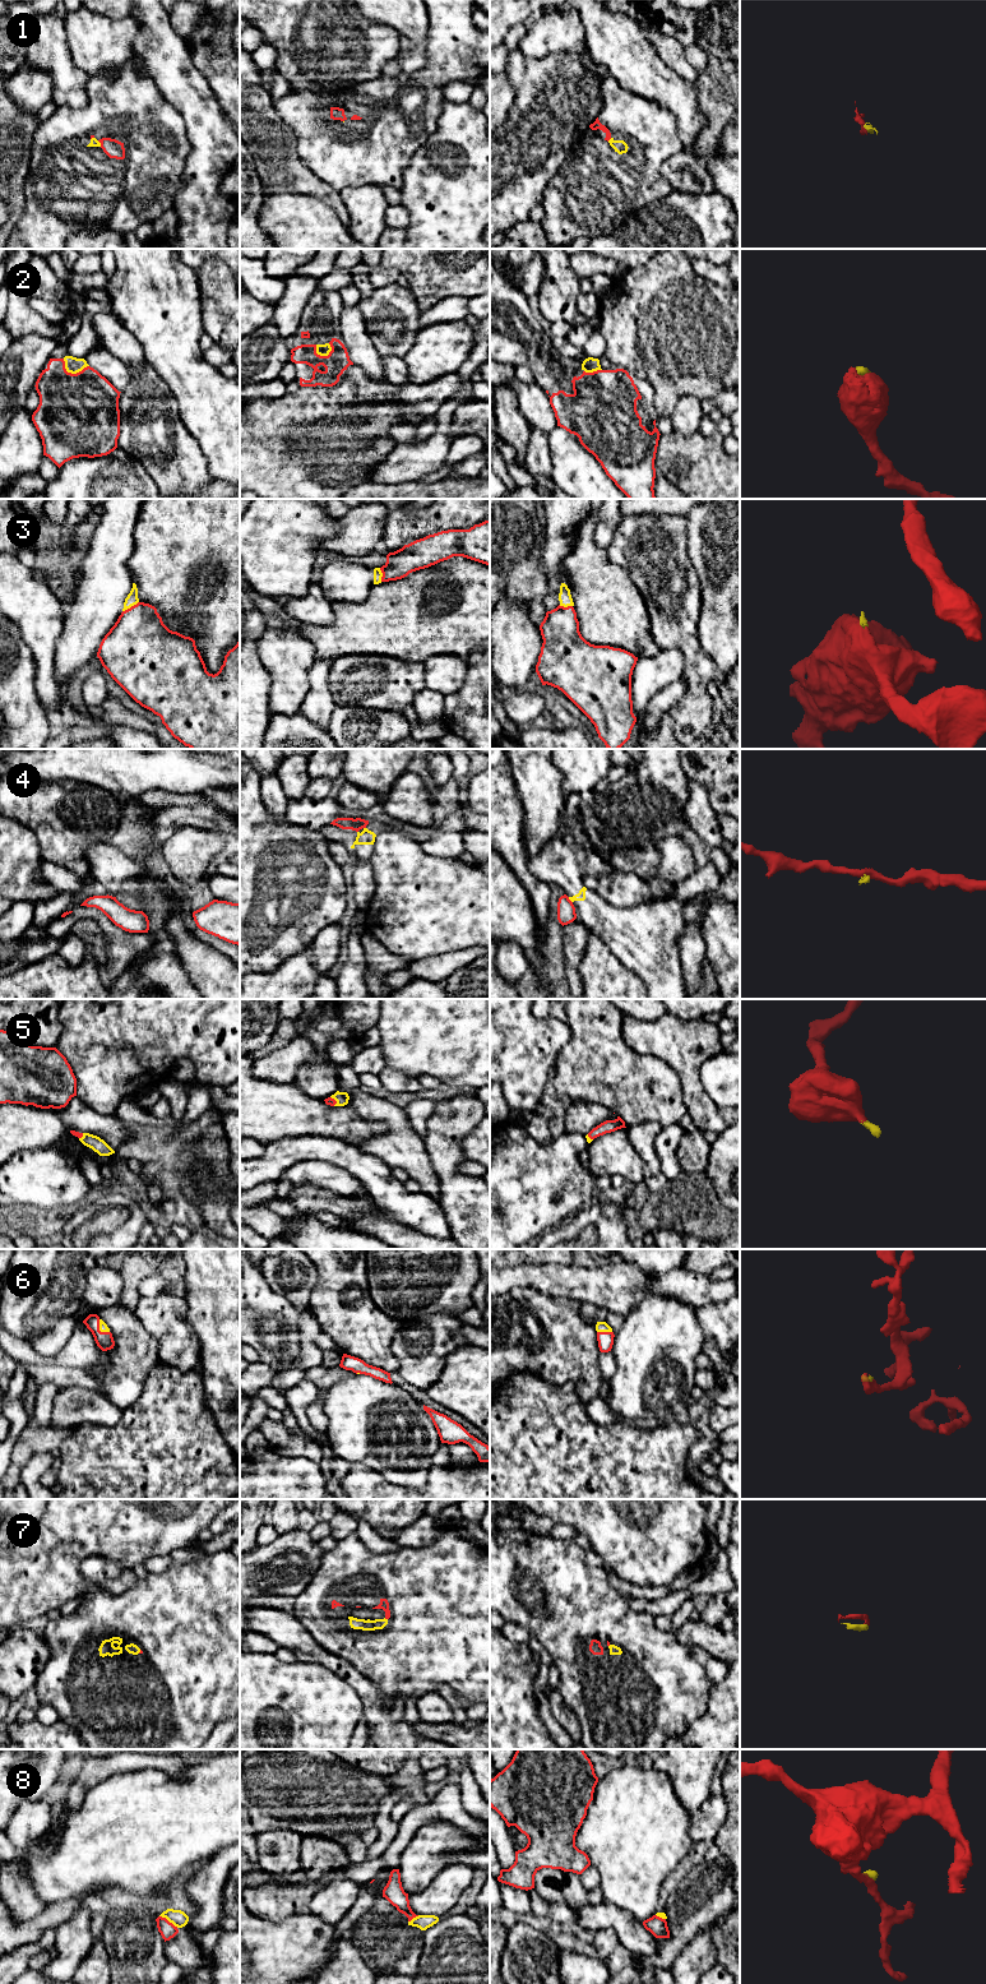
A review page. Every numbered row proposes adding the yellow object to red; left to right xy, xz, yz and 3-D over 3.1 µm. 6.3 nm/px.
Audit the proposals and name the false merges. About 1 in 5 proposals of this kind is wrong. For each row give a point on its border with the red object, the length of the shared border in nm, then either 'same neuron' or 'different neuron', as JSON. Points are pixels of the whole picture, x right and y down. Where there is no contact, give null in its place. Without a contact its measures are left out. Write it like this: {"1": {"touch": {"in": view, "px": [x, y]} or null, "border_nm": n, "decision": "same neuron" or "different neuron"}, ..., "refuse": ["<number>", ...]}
{"1": {"touch": {"in": "yz", "px": [609, 139]}, "border_nm": 40, "decision": "same neuron"}, "2": {"touch": {"in": "xy", "px": [70, 373]}, "border_nm": 180, "decision": "same neuron"}, "3": {"touch": {"in": "xy", "px": [132, 606]}, "border_nm": 120, "decision": "same neuron"}, "4": {"touch": {"in": "yz", "px": [569, 900]}, "border_nm": 50, "decision": "different neuron"}, "5": {"touch": {"in": "xz", "px": [336, 1101]}, "border_nm": 70, "decision": "same neuron"}, "6": {"touch": {"in": "yz", "px": [605, 1332]}, "border_nm": 100, "decision": "same neuron"}, "7": {"touch": {"in": "xy", "px": [140, 1651]}, "border_nm": 30, "decision": "same neuron"}, "8": {"touch": {"in": "xy", "px": [167, 1920]}, "border_nm": 140, "decision": "same neuron"}, "refuse": ["4"]}

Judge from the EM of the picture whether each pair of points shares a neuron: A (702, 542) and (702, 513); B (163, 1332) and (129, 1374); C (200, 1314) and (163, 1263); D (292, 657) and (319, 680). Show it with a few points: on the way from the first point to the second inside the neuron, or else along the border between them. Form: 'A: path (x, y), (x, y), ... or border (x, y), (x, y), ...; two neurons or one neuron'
A: path (702, 535), (702, 521); one neuron
B: border (138, 1317), (138, 1321), (156, 1342), (160, 1362); two neurons
C: border (185, 1262), (185, 1273), (181, 1279); two neurons
D: border (315, 660), (310, 670), (310, 688), (302, 701); two neurons

